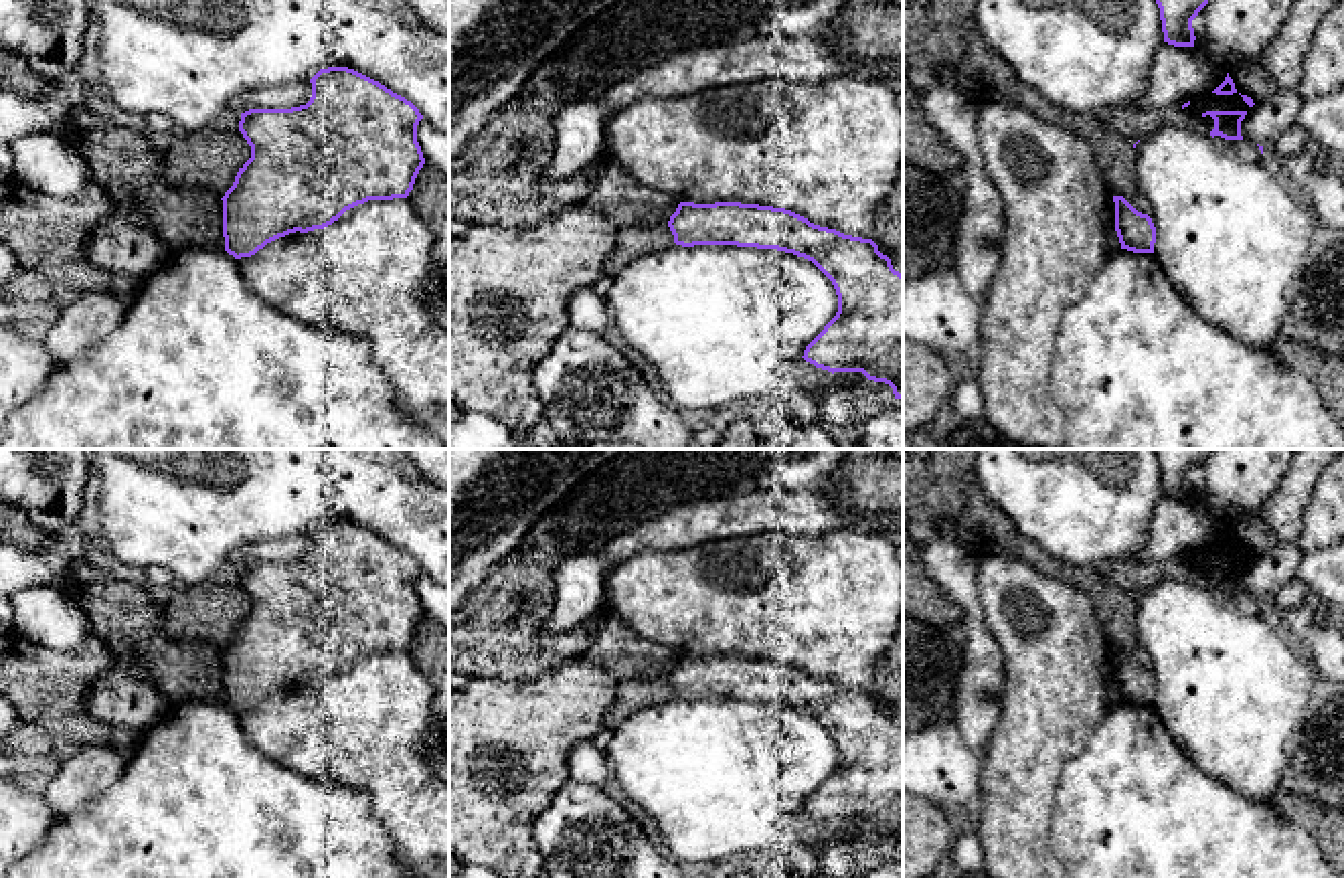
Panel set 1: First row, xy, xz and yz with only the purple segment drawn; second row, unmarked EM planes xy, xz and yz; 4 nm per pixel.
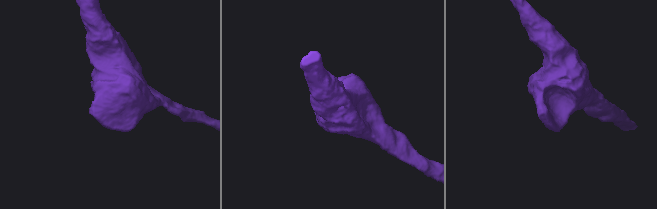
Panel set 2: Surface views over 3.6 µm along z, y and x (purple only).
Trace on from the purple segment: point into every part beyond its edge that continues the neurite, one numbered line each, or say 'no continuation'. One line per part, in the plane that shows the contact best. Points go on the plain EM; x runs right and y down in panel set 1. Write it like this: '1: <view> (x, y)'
1: yz (1211, 555)

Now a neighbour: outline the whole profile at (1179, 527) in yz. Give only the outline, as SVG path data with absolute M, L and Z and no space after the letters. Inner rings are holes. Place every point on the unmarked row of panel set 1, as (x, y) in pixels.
M1164 496L1148 526L1146 544L1129 562L1182 560L1184 556L1212 546L1227 530L1227 516L1198 500L1174 500Z

